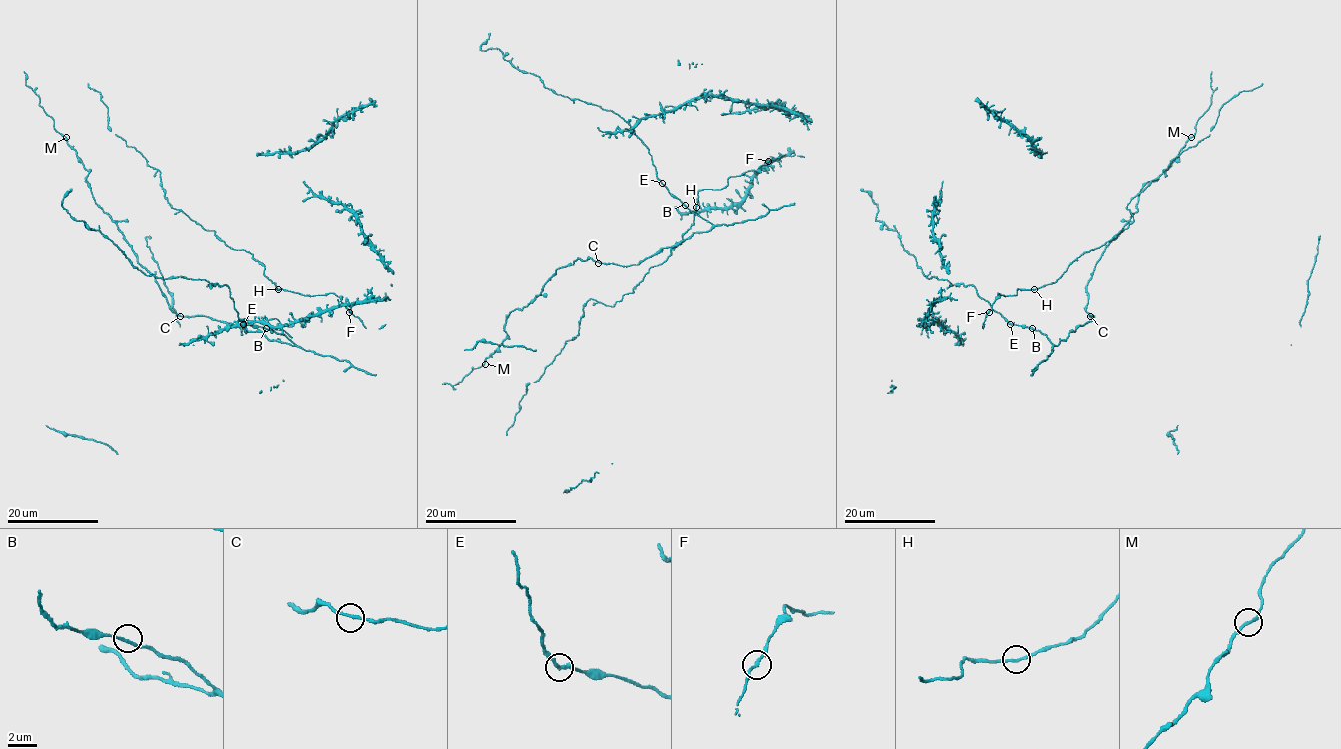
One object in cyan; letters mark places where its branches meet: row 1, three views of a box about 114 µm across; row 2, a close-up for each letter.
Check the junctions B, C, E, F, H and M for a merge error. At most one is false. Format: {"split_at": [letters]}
{"split_at": []}

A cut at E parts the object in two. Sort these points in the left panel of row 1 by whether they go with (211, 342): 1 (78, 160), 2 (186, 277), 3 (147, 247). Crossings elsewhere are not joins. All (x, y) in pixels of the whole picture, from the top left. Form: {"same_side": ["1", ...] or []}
{"same_side": ["1", "3"]}

